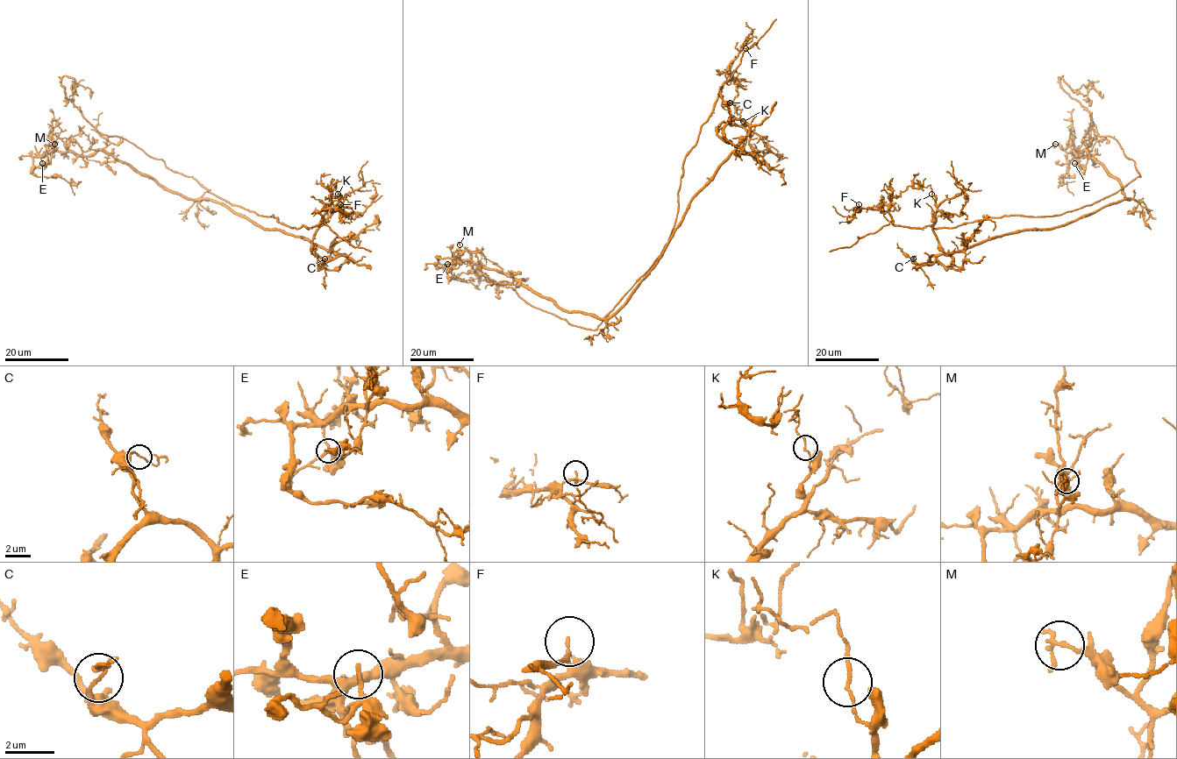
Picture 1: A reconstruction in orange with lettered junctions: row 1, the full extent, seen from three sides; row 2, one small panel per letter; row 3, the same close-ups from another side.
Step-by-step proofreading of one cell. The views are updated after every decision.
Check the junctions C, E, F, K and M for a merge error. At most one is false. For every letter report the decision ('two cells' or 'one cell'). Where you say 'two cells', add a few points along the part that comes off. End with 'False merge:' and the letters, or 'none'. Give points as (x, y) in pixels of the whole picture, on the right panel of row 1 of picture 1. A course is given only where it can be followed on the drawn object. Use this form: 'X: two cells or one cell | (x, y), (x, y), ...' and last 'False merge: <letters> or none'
C: one cell
E: one cell
F: one cell
K: two cells | (931, 194), (909, 186), (891, 222), (1053, 216), (1115, 194), (1140, 176), (1135, 162), (1059, 79), (1103, 94)
M: one cell
False merge: K

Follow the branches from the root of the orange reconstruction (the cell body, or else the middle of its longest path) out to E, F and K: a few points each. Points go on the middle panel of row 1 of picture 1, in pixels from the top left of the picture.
E: (659, 255), (631, 295), (604, 318), (562, 310), (514, 278), (470, 260), (450, 262), (446, 268), (447, 264)
F: (659, 255), (748, 132), (731, 119), (728, 142), (717, 134), (722, 123), (745, 124), (730, 67), (745, 48)
K: (659, 255), (691, 198), (749, 126), (731, 119), (728, 142), (717, 128), (743, 121)

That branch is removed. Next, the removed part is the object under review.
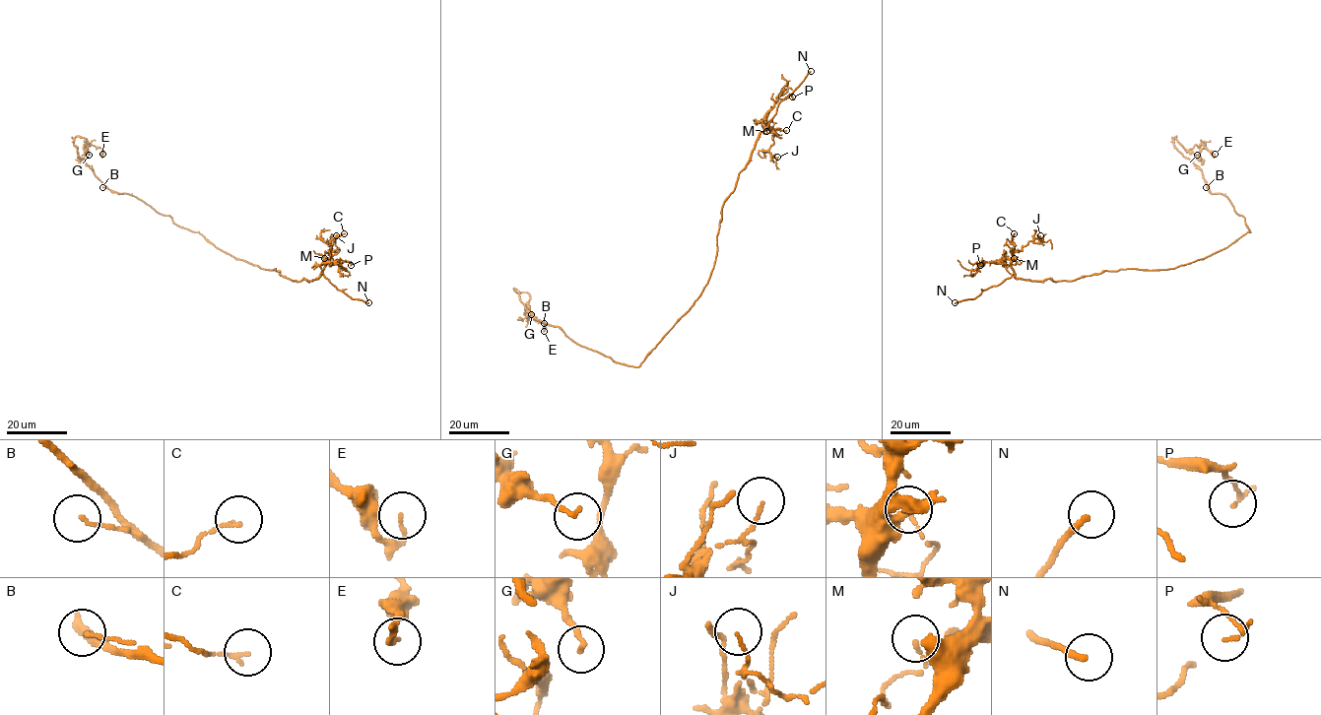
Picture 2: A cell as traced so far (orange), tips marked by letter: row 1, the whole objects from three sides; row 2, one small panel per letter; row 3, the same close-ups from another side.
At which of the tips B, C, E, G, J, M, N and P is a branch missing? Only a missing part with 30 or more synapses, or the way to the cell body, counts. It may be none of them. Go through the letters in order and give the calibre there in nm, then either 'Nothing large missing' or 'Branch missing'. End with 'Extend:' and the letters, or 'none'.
B: Thickness 100 nm. Nothing large missing
C: Thickness 120 nm. Nothing large missing
E: Thickness 130 nm. Nothing large missing
G: Thickness 150 nm. Nothing large missing
J: Thickness 80 nm. Nothing large missing
M: Thickness 70 nm. Nothing large missing
N: Thickness 200 nm. Branch missing
P: Thickness 80 nm. Nothing large missing
Extend: N

